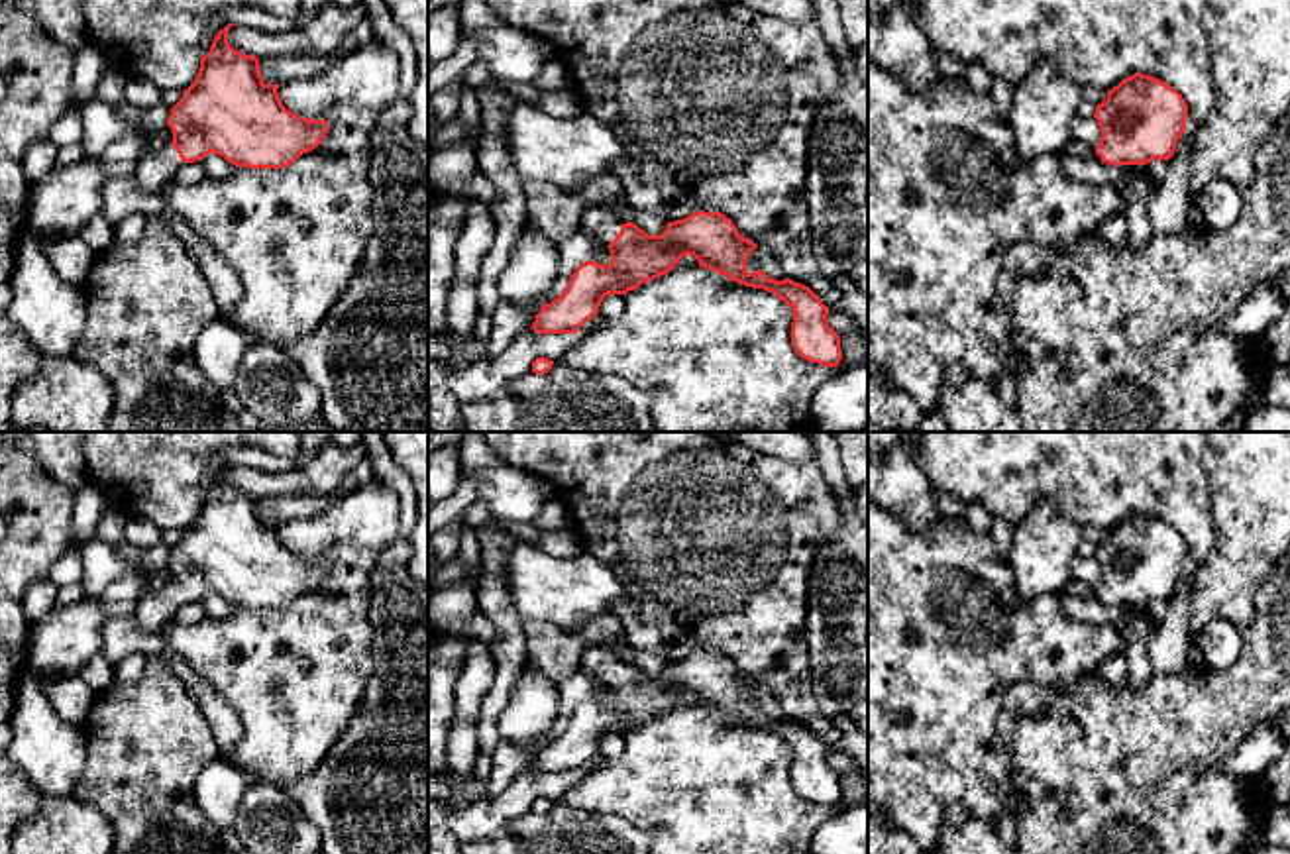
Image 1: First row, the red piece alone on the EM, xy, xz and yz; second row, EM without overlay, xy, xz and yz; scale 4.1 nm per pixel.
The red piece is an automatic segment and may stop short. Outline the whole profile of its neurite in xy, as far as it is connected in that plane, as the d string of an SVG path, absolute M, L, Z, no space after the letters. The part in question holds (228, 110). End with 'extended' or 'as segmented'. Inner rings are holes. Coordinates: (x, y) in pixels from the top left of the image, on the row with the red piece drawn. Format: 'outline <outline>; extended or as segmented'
outline M232 26L216 33L194 82L171 108L173 141L137 161L134 179L145 194L163 194L183 163L210 153L236 167L283 169L326 137L326 120L287 110L279 84L263 82L259 59L228 43Z; extended

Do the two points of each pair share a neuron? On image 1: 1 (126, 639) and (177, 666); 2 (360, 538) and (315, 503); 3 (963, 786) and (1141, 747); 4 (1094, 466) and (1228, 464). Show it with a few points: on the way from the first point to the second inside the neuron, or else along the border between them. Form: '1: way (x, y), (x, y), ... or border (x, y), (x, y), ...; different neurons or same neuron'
1: way (138, 642), (152, 644), (165, 654); same neuron
2: border (340, 501), (319, 513), (287, 519), (281, 525); different neurons
3: border (998, 731), (1016, 776), (1018, 817); different neurons
4: border (1202, 452), (1212, 509); different neurons

